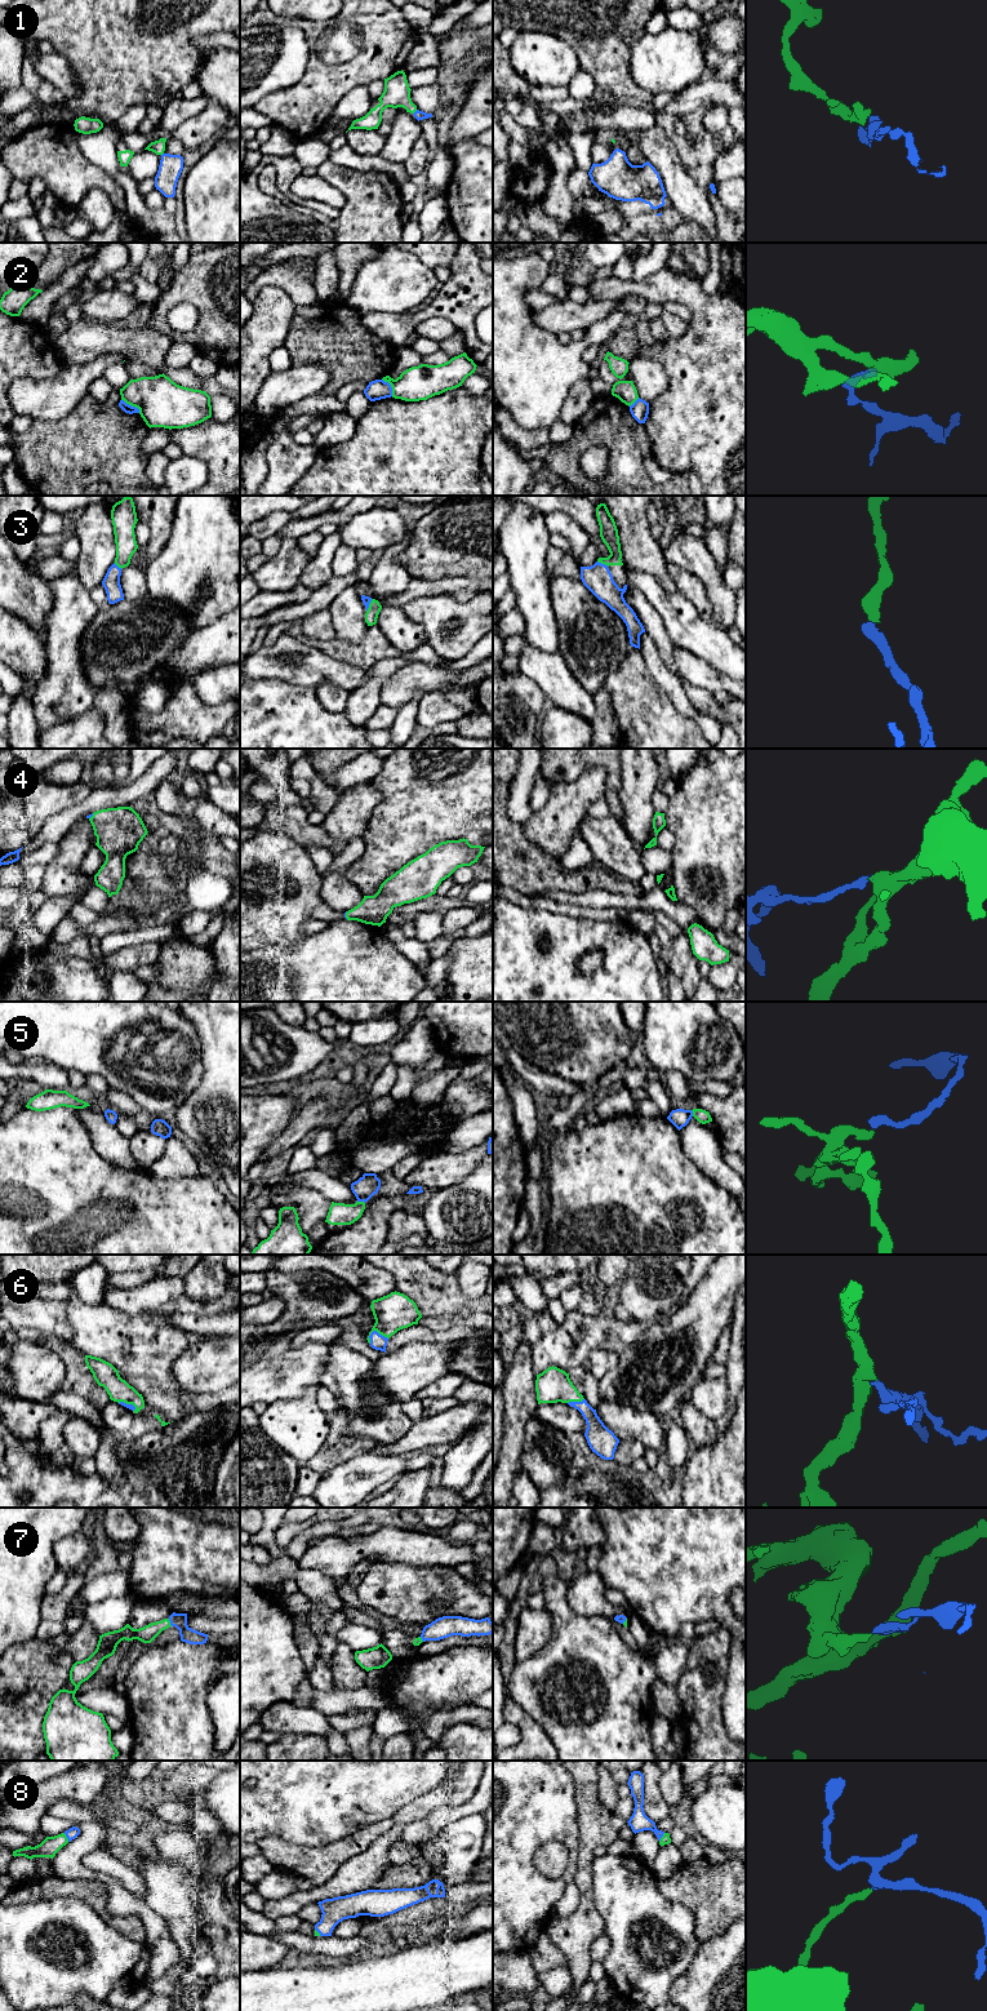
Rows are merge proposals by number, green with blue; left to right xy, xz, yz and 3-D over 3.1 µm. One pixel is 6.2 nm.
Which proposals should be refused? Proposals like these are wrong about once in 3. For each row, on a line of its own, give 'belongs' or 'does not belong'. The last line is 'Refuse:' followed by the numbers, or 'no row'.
1: belongs
2: does not belong
3: belongs
4: belongs
5: does not belong
6: belongs
7: belongs
8: belongs
Refuse: 2, 5

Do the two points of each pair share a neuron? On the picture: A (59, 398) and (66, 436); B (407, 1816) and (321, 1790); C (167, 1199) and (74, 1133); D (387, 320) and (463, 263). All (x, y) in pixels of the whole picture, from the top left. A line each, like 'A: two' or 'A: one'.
A: two
B: two
C: one
D: one

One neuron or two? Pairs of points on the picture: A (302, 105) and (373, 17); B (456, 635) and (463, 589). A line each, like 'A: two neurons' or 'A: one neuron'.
A: one neuron
B: two neurons

